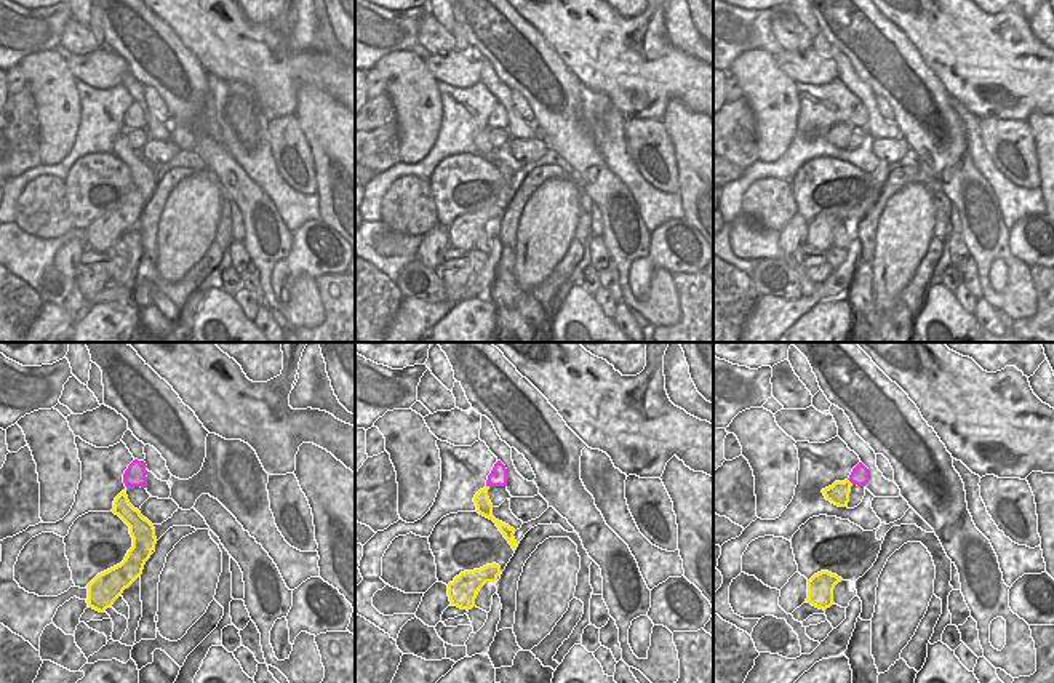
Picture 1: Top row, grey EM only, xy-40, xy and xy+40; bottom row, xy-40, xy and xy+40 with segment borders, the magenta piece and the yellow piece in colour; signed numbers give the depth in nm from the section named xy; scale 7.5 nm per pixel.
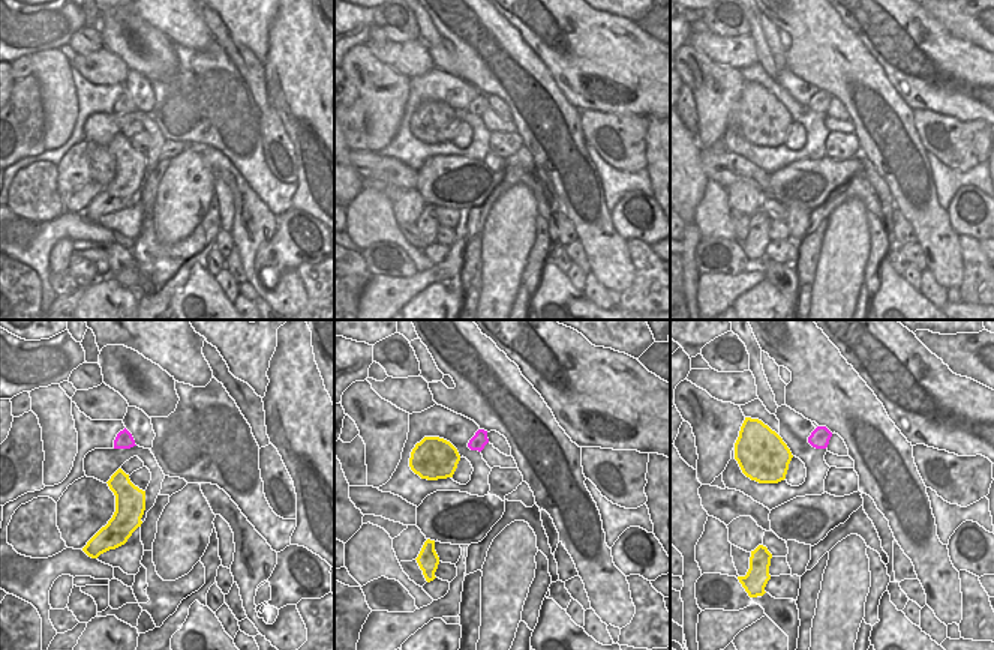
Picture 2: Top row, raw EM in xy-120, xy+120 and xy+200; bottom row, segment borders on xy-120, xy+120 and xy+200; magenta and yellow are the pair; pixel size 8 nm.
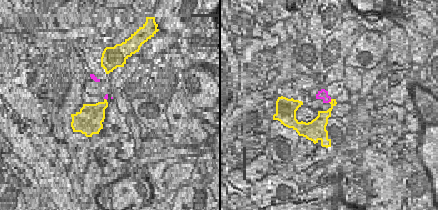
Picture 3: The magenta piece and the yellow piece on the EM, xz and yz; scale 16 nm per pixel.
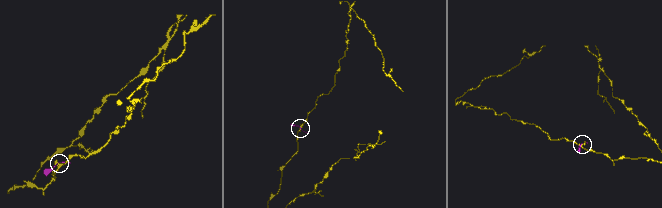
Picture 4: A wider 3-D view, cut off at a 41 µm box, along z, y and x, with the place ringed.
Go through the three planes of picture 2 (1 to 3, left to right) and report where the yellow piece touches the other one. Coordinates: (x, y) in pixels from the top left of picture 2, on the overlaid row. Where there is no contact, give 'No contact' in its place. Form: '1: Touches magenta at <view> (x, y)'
1: No contact
2: No contact
3: No contact

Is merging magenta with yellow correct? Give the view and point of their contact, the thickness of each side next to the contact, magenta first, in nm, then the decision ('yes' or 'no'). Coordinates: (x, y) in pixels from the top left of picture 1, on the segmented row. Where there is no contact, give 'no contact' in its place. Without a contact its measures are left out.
xy+40 (851, 482) | 140/170 nm | no

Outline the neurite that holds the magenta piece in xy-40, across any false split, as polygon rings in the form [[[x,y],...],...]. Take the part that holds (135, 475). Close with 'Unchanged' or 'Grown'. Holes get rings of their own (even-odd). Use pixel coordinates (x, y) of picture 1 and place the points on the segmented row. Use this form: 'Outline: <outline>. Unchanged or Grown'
Outline: [[[134,459],[128,469],[123,473],[123,483],[126,488],[147,486],[147,477],[146,477],[146,462]]]. Unchanged

